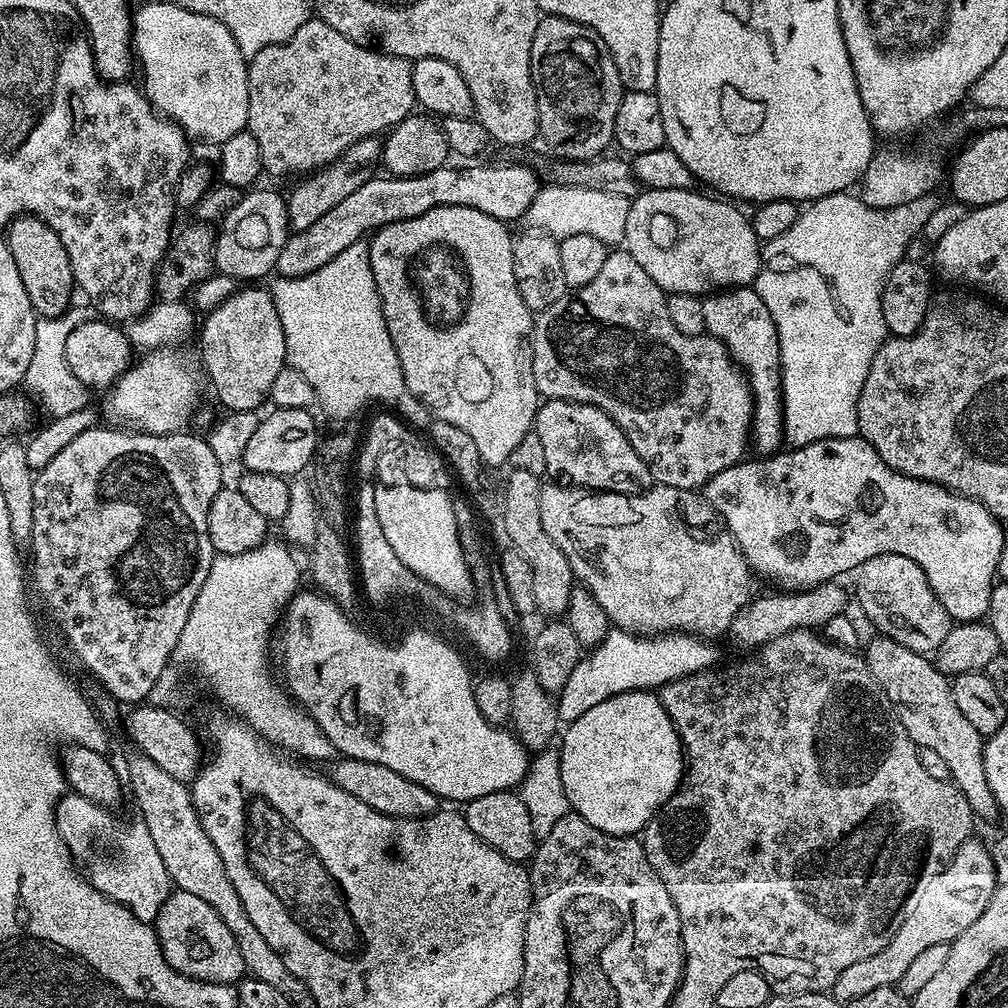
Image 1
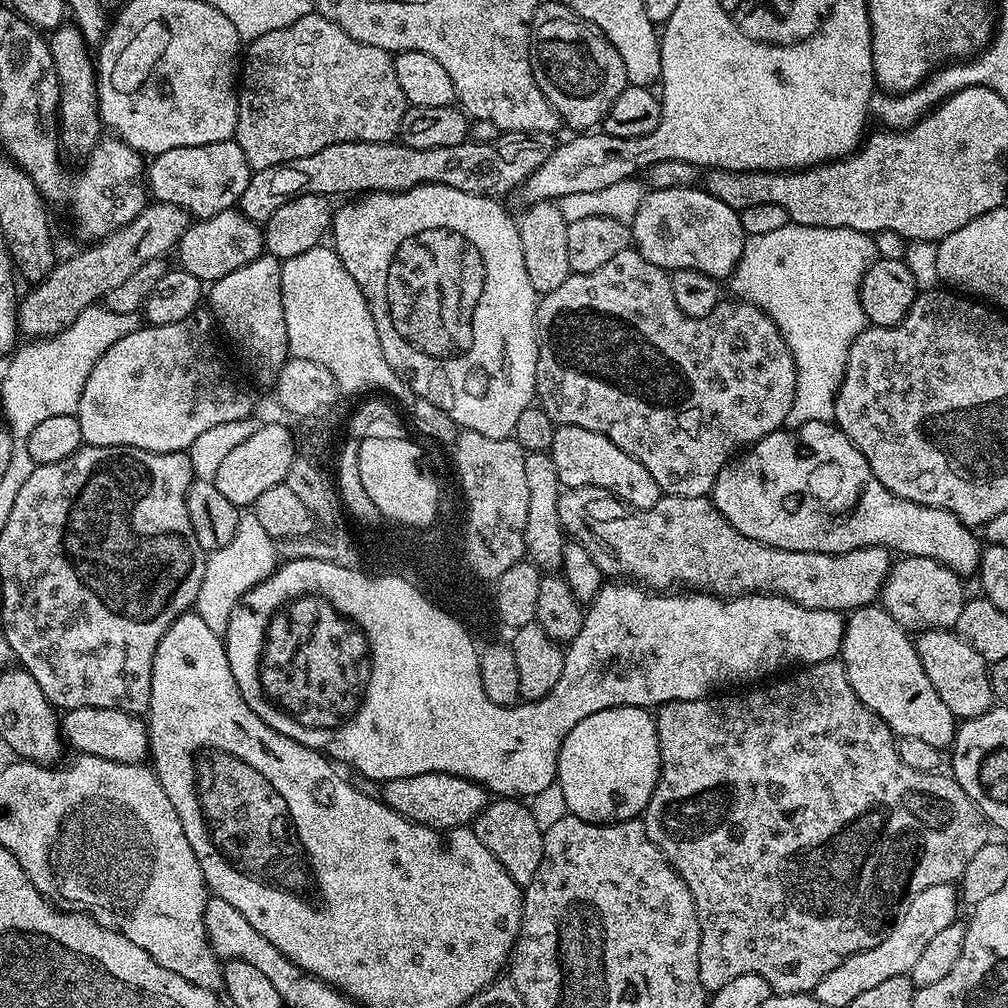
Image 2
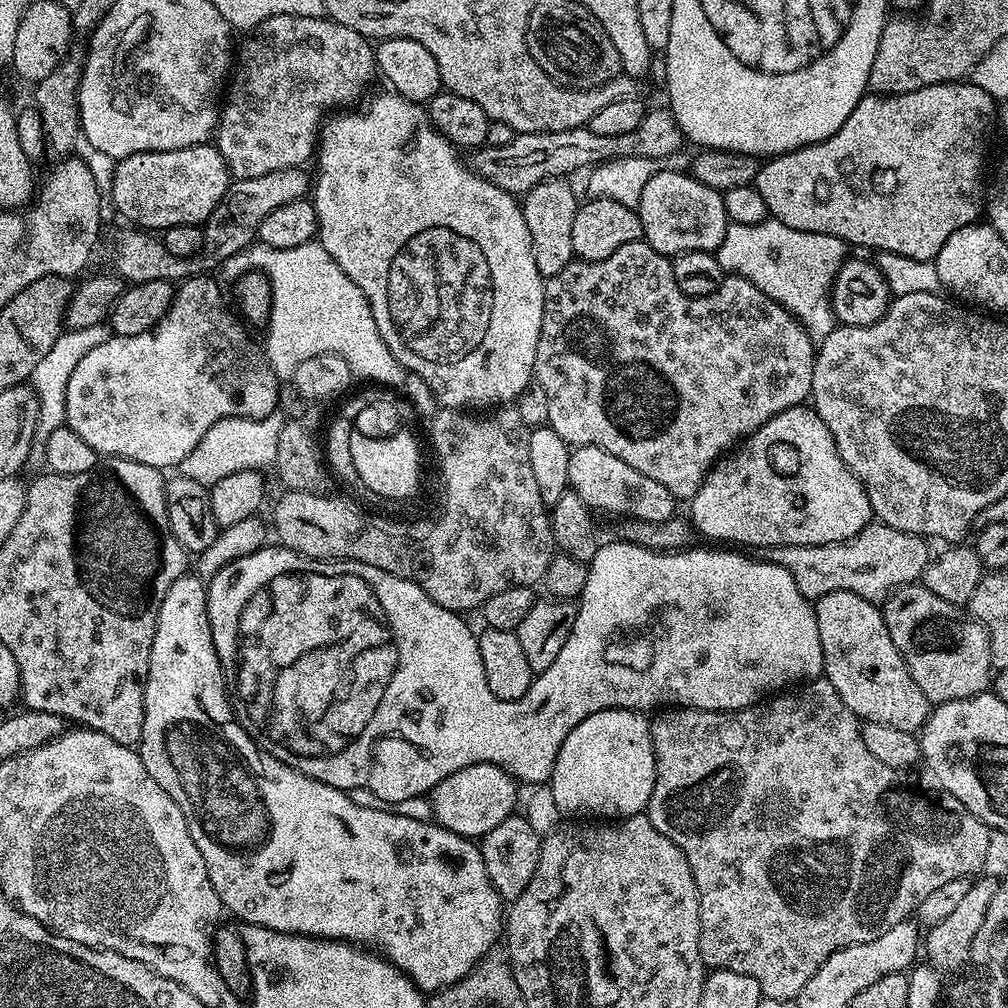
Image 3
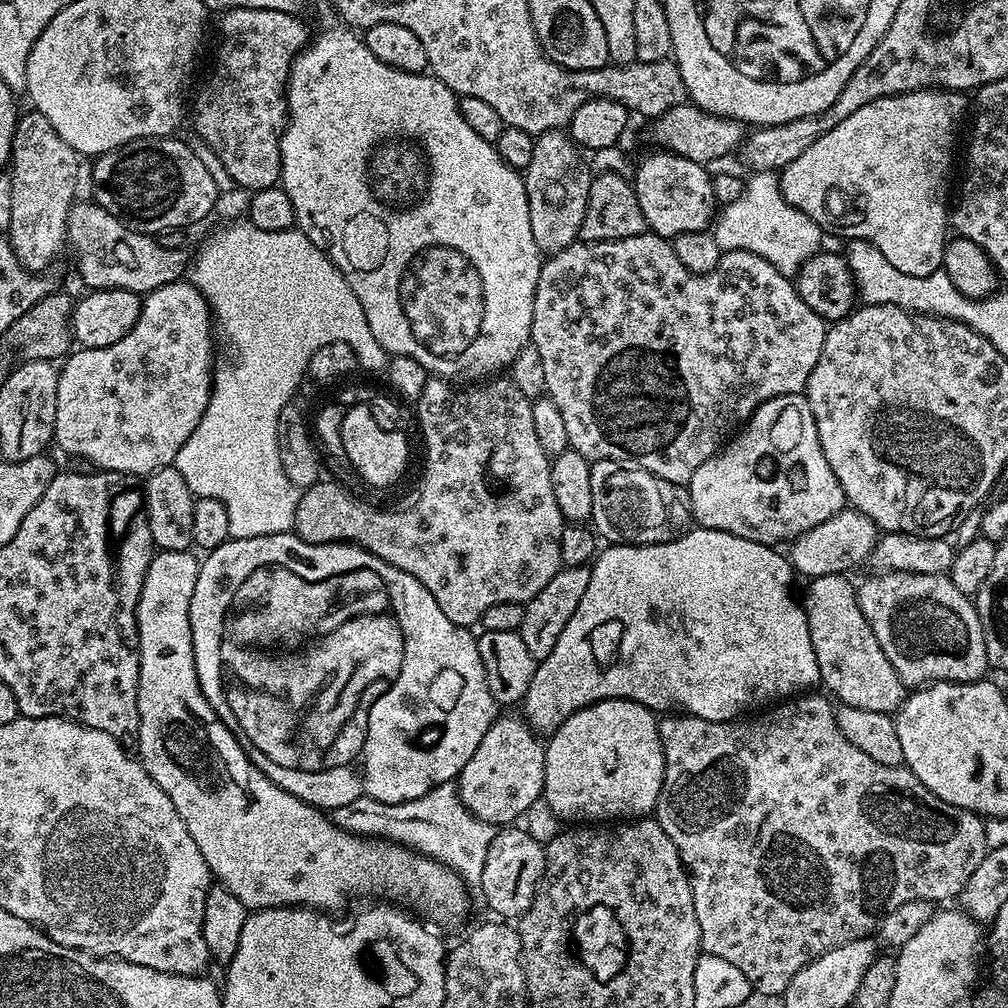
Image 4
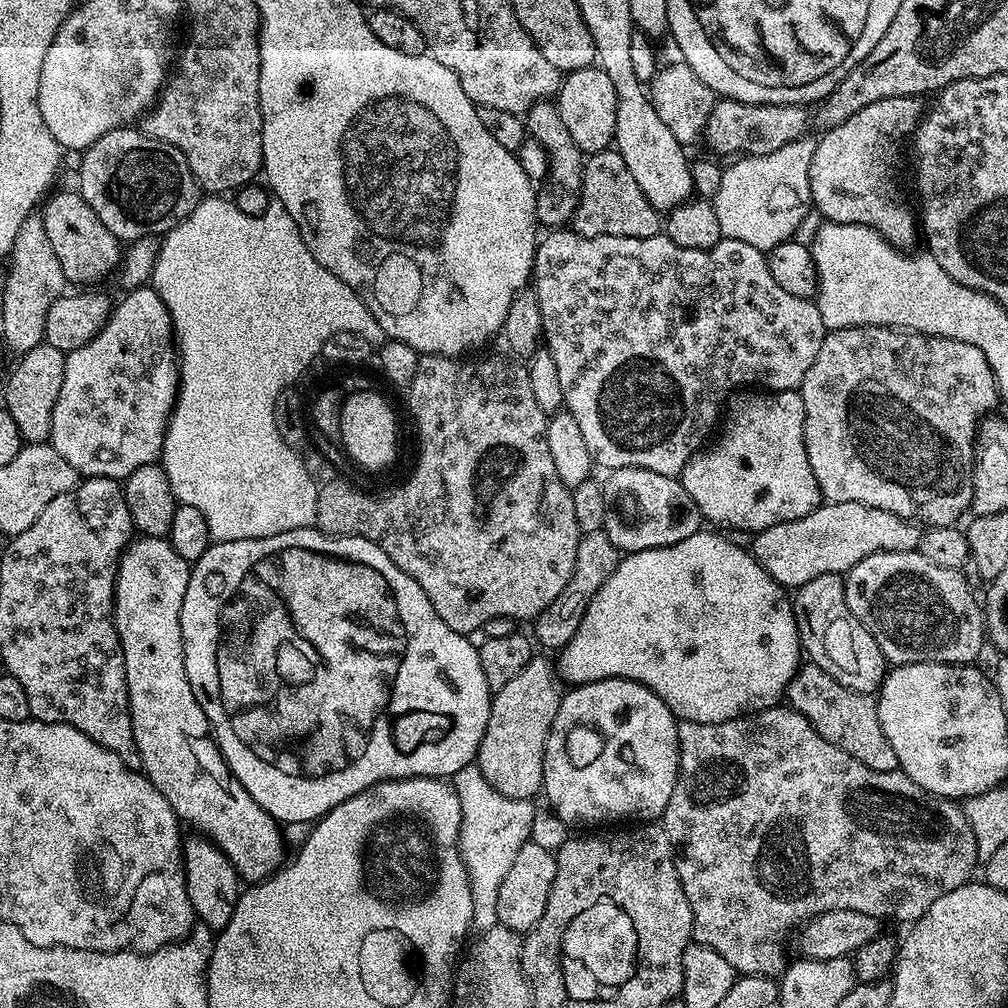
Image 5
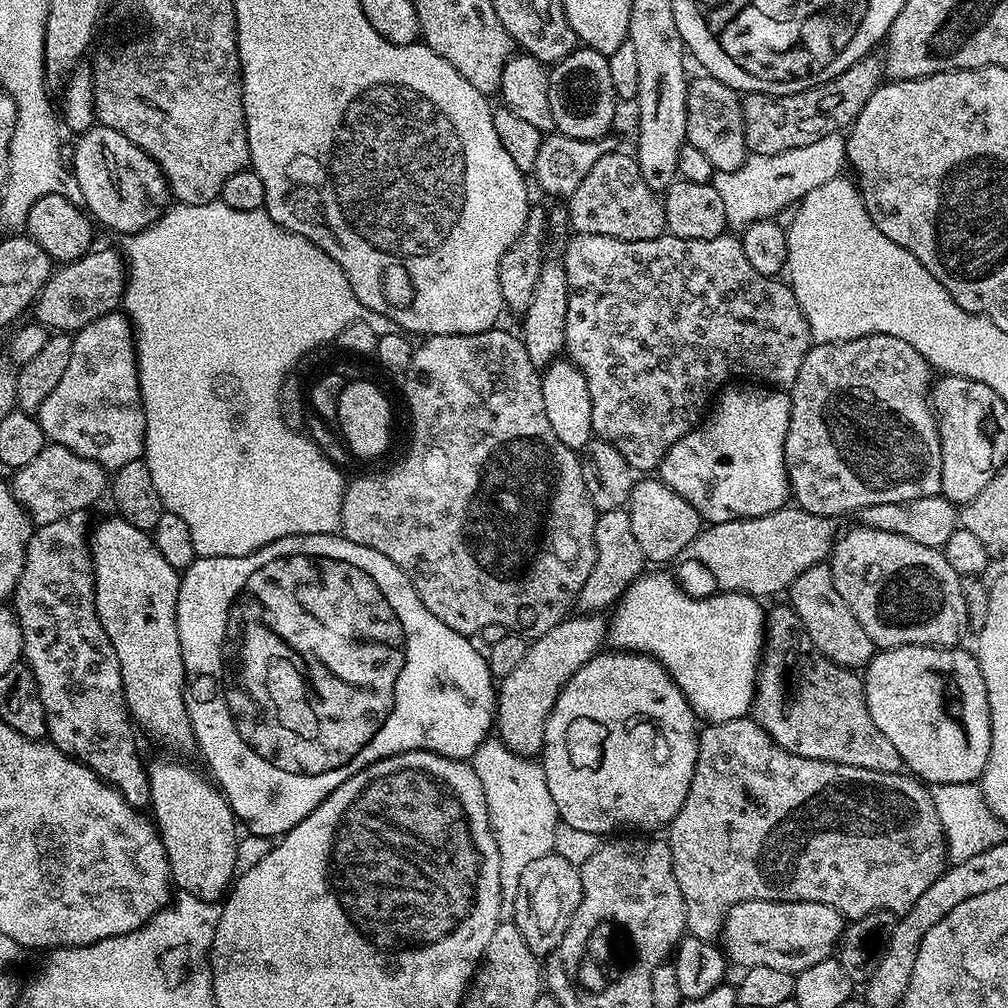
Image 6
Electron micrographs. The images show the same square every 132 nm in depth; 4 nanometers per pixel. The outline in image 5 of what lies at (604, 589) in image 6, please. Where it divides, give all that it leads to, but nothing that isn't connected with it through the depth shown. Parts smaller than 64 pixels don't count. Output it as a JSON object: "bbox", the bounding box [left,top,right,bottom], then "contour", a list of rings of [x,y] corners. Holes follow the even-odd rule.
{"bbox":[534,531,621,650],"contour":[[[604,531],[586,532],[581,535],[578,542],[578,558],[574,558],[574,574],[570,582],[566,582],[562,594],[558,594],[558,598],[554,598],[554,602],[550,602],[550,606],[546,606],[546,610],[542,610],[542,614],[538,614],[534,621],[536,627],[534,640],[539,647],[541,644],[544,648],[559,650],[568,645],[570,638],[574,638],[578,626],[582,626],[586,606],[590,606],[594,594],[602,586],[602,582],[610,578],[610,574],[621,559],[620,549],[614,546],[614,542],[610,542],[610,538]]]}

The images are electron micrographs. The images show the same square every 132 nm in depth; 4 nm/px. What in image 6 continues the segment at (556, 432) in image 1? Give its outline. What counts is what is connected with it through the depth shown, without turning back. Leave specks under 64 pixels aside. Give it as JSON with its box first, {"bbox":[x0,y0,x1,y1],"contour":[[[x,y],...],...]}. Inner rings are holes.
{"bbox":[626,478,702,566],"contour":[[[659,478],[637,479],[634,490],[628,496],[626,511],[630,514],[630,527],[634,529],[634,538],[638,538],[638,546],[642,550],[645,561],[656,566],[664,566],[667,560],[683,553],[694,542],[699,534],[702,521],[699,514],[670,486],[666,486]]]}

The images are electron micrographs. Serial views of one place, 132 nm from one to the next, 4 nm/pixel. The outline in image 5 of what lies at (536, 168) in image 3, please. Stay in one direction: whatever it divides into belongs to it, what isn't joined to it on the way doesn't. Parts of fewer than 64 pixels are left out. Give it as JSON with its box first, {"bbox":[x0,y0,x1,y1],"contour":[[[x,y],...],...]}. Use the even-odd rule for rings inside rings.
{"bbox":[702,98,810,157],"contour":[[[720,98],[710,112],[702,140],[717,152],[717,157],[761,156],[801,139],[808,124],[810,128],[810,112],[803,104],[751,104]]]}

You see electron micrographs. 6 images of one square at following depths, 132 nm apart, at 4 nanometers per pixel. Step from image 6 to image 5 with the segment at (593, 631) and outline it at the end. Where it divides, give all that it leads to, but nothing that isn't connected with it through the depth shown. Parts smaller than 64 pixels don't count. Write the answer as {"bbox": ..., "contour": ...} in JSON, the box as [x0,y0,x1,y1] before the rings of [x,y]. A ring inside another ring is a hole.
{"bbox":[475,654,562,800],"contour":[[[544,654],[533,655],[531,662],[506,686],[495,689],[490,718],[482,734],[480,749],[476,751],[475,763],[479,765],[486,782],[506,794],[506,798],[529,800],[544,786],[544,751],[548,732],[558,714],[562,695],[562,680],[558,668]]]}

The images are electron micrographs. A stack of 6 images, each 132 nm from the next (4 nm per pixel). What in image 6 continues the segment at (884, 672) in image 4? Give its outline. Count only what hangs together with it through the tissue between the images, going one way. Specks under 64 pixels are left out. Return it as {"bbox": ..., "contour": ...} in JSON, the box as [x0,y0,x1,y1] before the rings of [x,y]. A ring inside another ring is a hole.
{"bbox":[786,563,874,670],"contour":[[[827,563],[802,570],[802,574],[794,578],[792,587],[787,589],[786,596],[789,596],[790,607],[798,614],[806,634],[810,634],[810,642],[814,642],[814,646],[826,658],[830,658],[830,662],[843,668],[860,670],[872,659],[874,645],[870,634],[862,630],[858,618],[854,618],[846,602],[842,602],[842,594],[838,594],[834,586],[834,574]]]}

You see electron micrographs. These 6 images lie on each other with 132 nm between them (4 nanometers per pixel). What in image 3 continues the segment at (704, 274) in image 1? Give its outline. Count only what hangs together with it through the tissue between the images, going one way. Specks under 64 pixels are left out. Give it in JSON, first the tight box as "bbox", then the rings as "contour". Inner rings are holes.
{"bbox":[638,172,730,258],"contour":[[[688,172],[654,174],[646,190],[642,190],[638,211],[644,231],[643,239],[654,246],[654,250],[669,258],[694,250],[715,253],[722,246],[730,223],[723,195],[710,190],[710,186],[702,186],[702,182]]]}

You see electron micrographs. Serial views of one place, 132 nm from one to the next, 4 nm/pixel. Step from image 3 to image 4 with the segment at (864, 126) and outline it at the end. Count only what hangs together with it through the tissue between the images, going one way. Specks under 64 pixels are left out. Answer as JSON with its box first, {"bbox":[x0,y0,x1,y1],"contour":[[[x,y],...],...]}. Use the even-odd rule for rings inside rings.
{"bbox":[779,88,970,276],"contour":[[[921,88],[915,92],[900,92],[896,96],[883,96],[874,102],[866,102],[866,106],[854,110],[850,118],[838,122],[834,130],[822,134],[818,142],[813,142],[810,147],[794,158],[790,166],[779,169],[780,193],[790,206],[794,206],[806,214],[825,233],[833,232],[836,236],[845,236],[845,241],[864,240],[872,244],[894,266],[894,270],[902,270],[902,274],[911,276],[929,276],[941,271],[944,267],[944,246],[950,239],[950,200],[948,204],[948,179],[952,176],[952,155],[956,152],[956,131],[960,128],[960,119],[964,111],[969,111],[970,104],[964,101],[965,93],[960,90],[945,90],[942,88]]]}

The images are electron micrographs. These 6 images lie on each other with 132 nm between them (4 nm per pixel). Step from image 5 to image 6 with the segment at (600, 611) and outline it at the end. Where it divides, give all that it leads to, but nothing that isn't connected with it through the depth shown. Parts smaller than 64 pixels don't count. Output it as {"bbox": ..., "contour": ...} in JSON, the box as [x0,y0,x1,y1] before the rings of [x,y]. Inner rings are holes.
{"bbox":[607,570,766,724],"contour":[[[651,570],[645,571],[641,576],[628,587],[623,596],[616,601],[610,612],[608,620],[607,643],[613,649],[623,650],[626,652],[639,652],[646,656],[652,656],[660,665],[670,674],[670,678],[682,690],[684,697],[688,699],[688,705],[692,707],[692,712],[701,721],[708,724],[717,724],[718,722],[730,722],[743,716],[748,716],[752,710],[752,700],[756,697],[756,674],[760,667],[760,657],[764,650],[764,637],[766,635],[766,608],[757,597],[748,596],[745,592],[726,592],[717,591],[717,596],[691,596],[688,592],[683,592],[676,585],[676,580],[668,570]]]}

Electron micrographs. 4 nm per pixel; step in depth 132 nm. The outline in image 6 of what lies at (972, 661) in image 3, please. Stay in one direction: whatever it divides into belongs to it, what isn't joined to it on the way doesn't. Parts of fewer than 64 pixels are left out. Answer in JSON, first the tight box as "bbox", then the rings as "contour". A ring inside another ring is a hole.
{"bbox":[830,526,968,650],"contour":[[[867,526],[855,527],[850,529],[845,536],[843,533],[833,544],[830,567],[834,574],[834,586],[838,590],[838,594],[842,594],[842,602],[846,602],[846,606],[852,611],[854,618],[858,618],[862,630],[866,630],[866,634],[870,634],[873,645],[880,650],[897,648],[898,646],[910,646],[911,644],[921,644],[931,648],[957,647],[963,641],[960,639],[968,632],[968,600],[964,597],[965,581],[956,573],[954,566],[950,566],[950,562],[944,556],[943,551],[930,546],[922,546],[919,542],[914,542],[914,538],[902,538],[902,534],[890,534],[890,530]]]}

